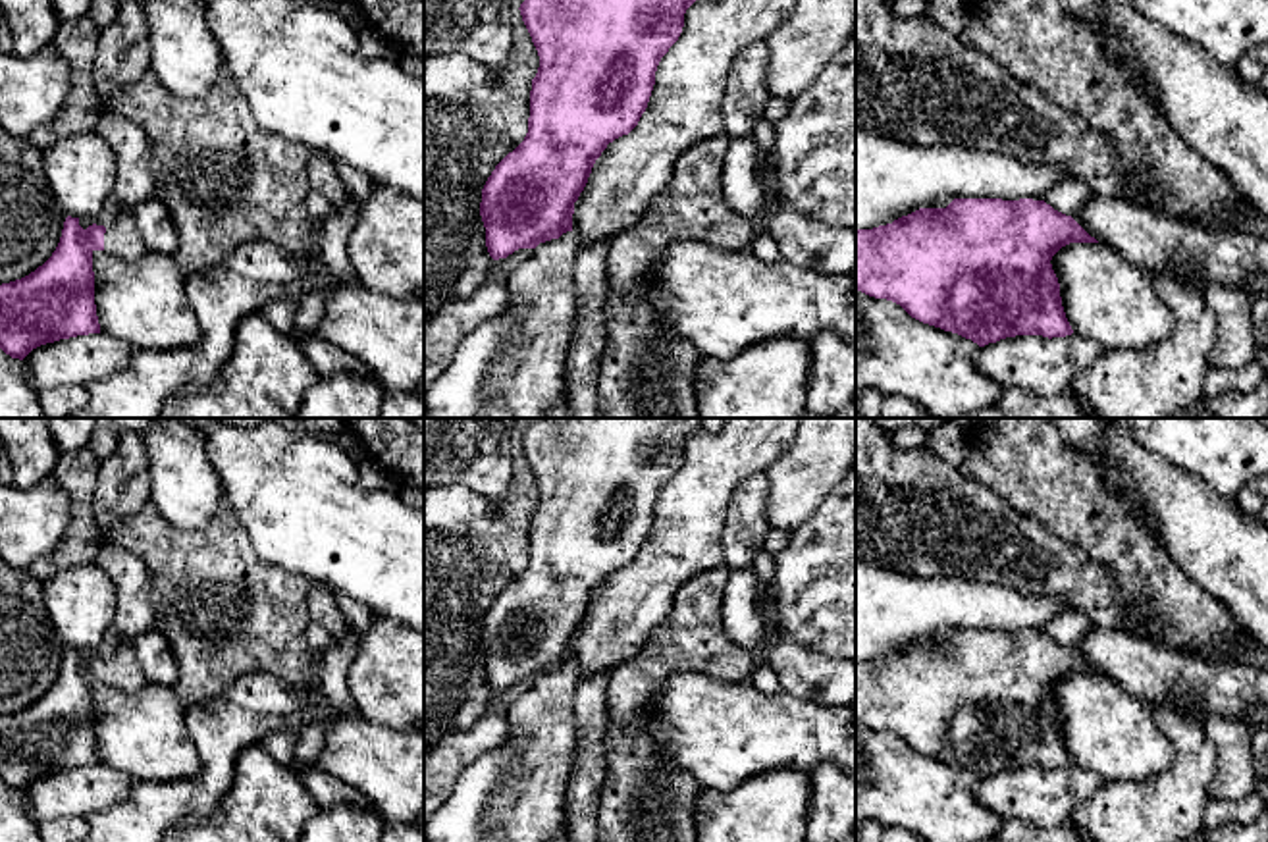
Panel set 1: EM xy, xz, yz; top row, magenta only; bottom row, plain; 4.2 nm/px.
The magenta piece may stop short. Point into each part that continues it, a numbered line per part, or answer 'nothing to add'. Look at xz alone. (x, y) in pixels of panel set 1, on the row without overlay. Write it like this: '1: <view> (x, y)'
1: xz (534, 808)

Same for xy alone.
1: xy (122, 669)

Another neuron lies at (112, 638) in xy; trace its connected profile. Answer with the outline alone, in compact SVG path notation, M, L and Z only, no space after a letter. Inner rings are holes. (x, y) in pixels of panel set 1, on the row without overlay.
M108 628L102 642L92 649L92 651L85 651L79 649L79 657L83 661L87 661L89 657L96 655L96 657L110 657L114 653L114 649L123 644L125 638L121 636L121 632L118 628Z

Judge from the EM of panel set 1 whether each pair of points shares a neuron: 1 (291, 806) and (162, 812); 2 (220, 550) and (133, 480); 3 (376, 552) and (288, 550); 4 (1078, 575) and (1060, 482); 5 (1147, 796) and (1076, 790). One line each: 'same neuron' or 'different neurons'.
1: different neurons
2: different neurons
3: same neuron
4: different neurons
5: different neurons

